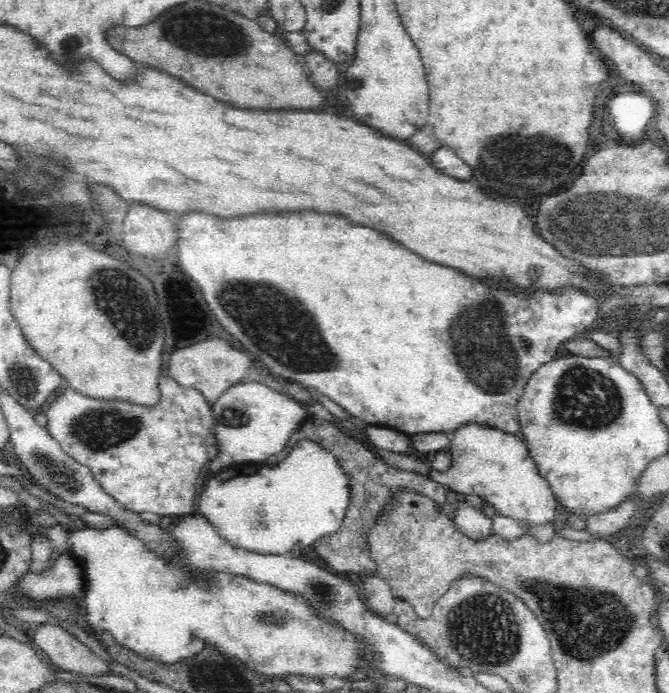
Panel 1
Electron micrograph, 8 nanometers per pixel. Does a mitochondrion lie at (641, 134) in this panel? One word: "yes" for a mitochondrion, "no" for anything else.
no

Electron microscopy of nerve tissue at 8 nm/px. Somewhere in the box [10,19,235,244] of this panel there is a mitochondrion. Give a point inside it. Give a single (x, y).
(69, 49)

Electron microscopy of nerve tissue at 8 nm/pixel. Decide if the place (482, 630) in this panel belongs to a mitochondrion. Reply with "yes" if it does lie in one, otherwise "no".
yes

